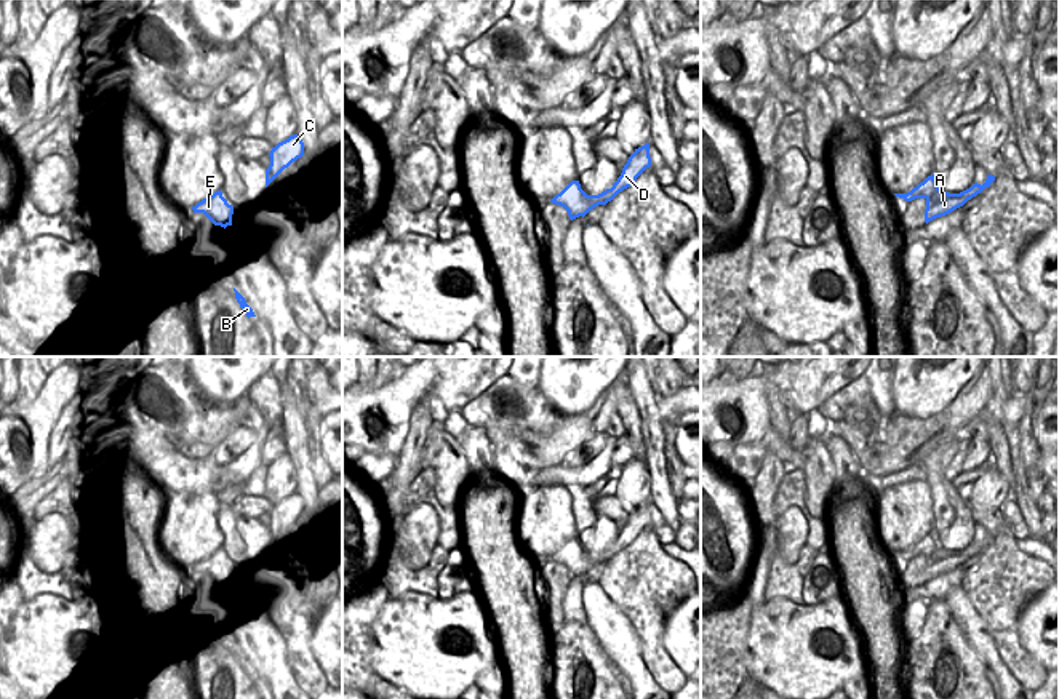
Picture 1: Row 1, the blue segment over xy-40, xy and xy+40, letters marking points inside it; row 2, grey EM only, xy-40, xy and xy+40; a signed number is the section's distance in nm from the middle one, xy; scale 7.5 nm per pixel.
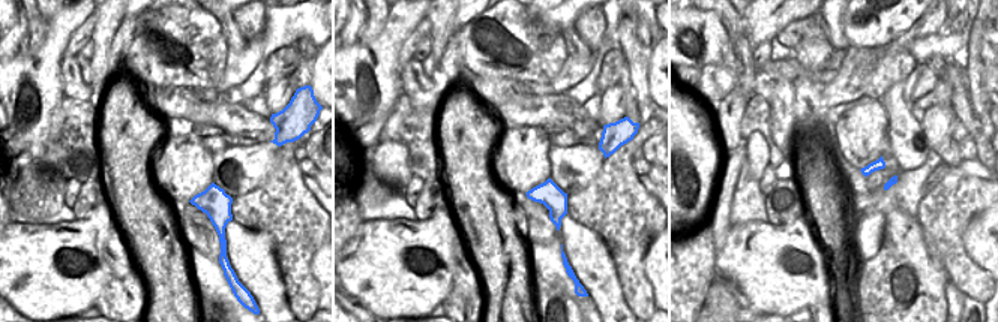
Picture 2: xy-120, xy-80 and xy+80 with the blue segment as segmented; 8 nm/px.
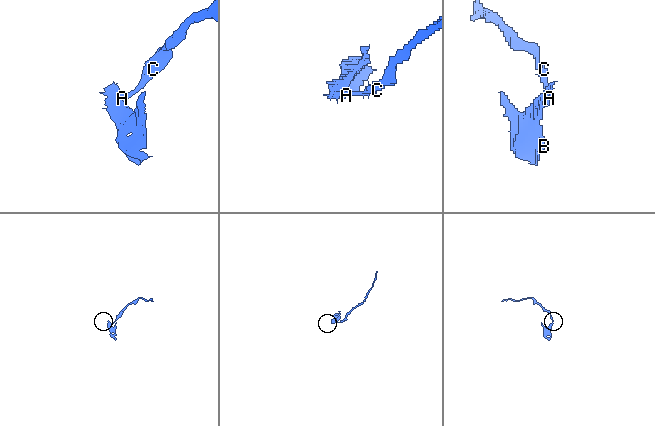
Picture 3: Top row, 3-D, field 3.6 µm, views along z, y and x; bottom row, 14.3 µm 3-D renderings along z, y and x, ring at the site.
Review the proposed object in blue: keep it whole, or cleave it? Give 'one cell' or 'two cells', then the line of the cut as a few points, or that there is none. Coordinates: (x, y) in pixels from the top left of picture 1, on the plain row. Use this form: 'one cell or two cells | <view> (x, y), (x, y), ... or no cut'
two cells | xy (583, 549), (586, 568), (576, 575)

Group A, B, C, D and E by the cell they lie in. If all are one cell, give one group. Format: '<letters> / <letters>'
A C D / B E

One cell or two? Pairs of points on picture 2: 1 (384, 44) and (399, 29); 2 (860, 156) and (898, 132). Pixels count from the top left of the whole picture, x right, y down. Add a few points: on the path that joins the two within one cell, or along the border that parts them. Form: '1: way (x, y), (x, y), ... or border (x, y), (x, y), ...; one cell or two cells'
1: way (387, 41), (396, 32); one cell
2: border (881, 105), (886, 114), (886, 141), (889, 144); two cells

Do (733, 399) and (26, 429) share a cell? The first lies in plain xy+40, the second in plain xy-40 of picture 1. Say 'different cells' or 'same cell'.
same cell

